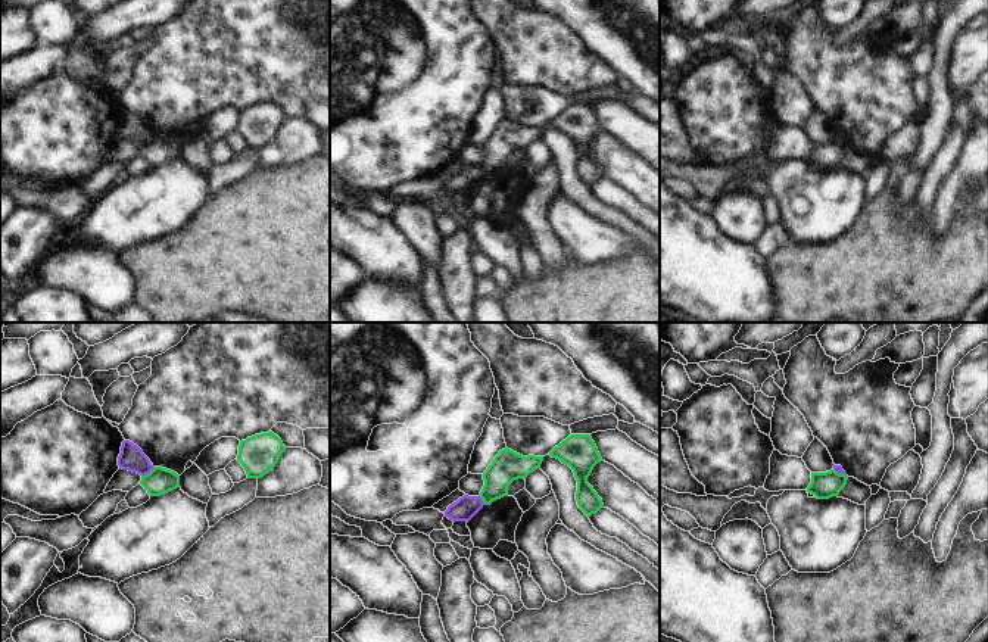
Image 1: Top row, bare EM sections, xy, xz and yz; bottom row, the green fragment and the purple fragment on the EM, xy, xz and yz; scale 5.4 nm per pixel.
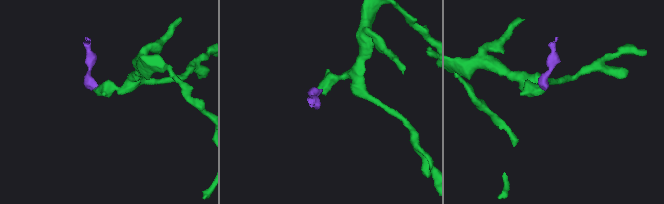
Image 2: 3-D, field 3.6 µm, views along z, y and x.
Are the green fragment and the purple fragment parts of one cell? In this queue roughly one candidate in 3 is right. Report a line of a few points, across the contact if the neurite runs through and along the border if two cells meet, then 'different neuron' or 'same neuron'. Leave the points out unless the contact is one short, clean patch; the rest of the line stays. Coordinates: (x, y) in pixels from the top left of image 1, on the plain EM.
line xy (155, 137), (142, 146); different neuron

